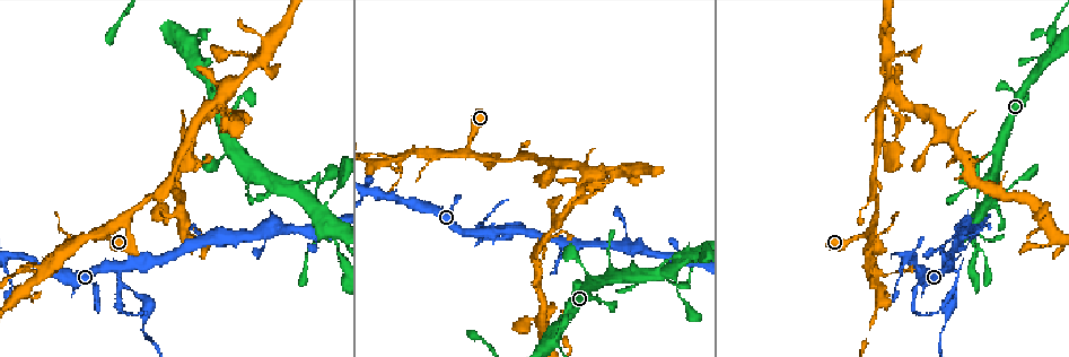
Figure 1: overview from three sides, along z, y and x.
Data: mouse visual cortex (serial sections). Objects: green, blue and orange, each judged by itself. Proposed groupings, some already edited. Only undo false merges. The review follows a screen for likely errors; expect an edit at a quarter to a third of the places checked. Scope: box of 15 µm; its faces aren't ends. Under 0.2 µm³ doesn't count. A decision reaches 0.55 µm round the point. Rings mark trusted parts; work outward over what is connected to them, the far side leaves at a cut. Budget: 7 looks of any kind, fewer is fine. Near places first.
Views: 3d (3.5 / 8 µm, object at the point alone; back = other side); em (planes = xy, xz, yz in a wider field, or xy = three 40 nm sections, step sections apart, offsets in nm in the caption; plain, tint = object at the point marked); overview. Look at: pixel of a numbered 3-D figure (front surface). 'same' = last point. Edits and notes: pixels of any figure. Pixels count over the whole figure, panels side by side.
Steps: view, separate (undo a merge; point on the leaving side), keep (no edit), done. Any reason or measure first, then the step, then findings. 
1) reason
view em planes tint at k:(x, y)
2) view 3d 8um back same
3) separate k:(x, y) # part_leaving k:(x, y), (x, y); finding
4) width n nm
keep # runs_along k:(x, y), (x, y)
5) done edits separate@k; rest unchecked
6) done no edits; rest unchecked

calibre changes
view 3d 3.5um at 1:(107, 234)

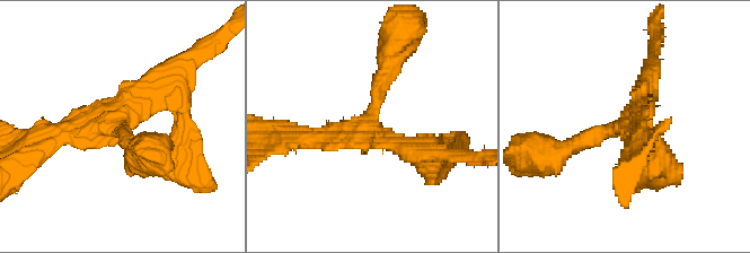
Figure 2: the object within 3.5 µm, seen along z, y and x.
now the EM
view em xy step 3 tint at 2:(120, 124)

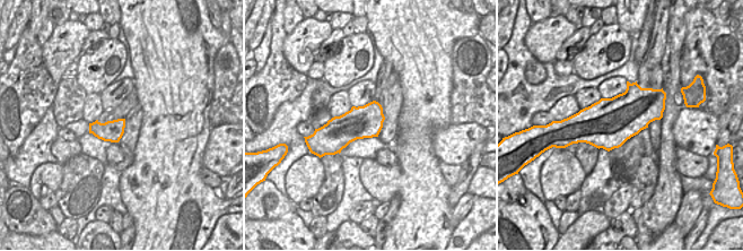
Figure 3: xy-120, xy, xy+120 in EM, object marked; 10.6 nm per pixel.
keep # runs_along 2:(562, 154), (625, 125), (647, 84); all the same cell

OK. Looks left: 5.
view em planes tint at 1:(589, 181)

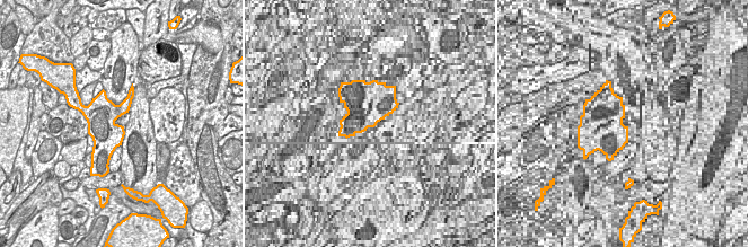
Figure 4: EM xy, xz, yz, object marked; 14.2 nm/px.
see where the arms go
view 3d 3.5um back same

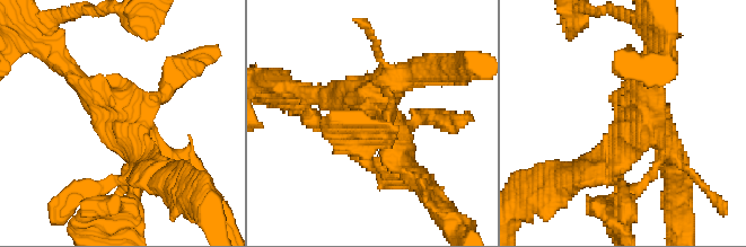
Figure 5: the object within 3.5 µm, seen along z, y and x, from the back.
keep # runs_along 5:(431, 69), (376, 93), (396, 141); all the same cell

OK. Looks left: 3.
small branch off a trunk
view 3d 3.5um at 1:(483, 234)

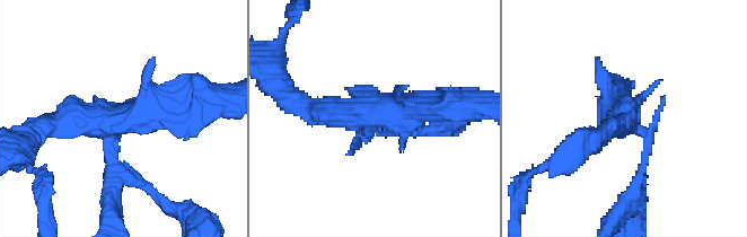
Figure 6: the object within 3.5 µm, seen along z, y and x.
now the EM
view em xy step 2 tint at 6:(112, 121)

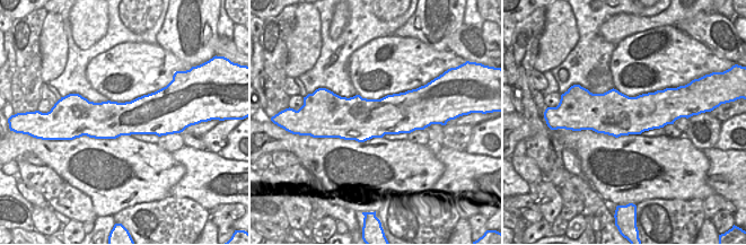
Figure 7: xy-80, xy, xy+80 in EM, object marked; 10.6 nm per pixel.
separate 6:(133, 181) # part_leaving 6:(110, 139), (116, 174), (183, 209); a second cell is stuck on

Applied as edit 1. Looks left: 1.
done edits separate@6; rest unchecked

